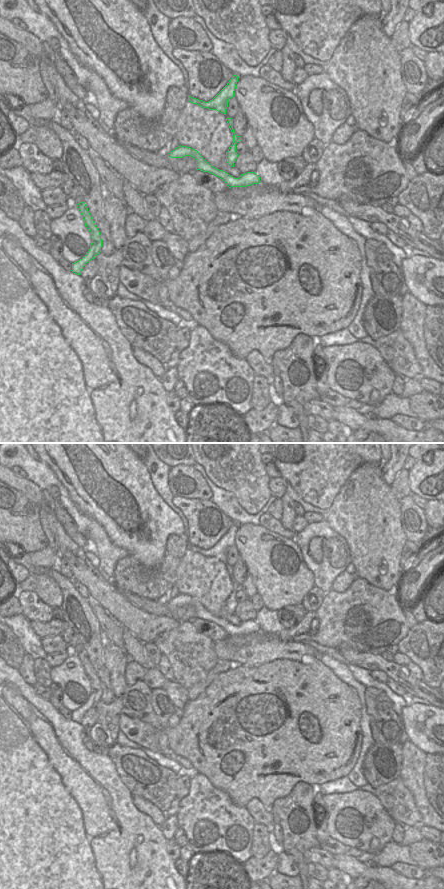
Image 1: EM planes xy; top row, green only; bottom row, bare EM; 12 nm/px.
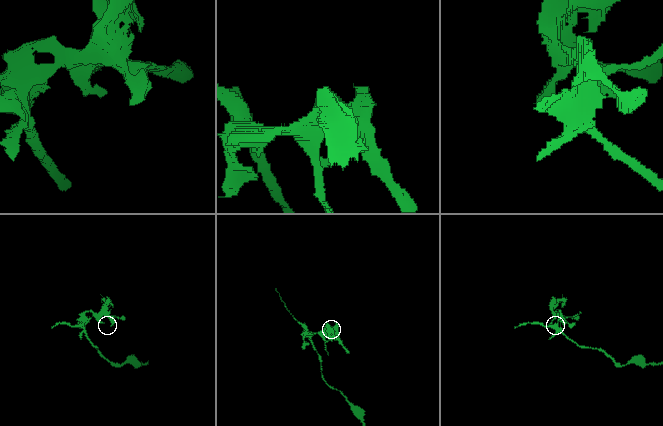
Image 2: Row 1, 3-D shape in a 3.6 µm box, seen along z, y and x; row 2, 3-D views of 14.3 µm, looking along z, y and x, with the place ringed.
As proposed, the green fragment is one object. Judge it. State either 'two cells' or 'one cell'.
two cells

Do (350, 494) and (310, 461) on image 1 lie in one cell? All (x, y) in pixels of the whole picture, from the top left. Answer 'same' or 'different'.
different

